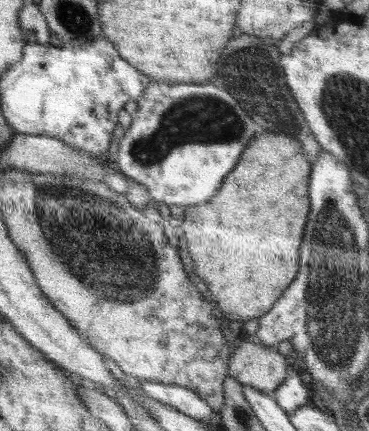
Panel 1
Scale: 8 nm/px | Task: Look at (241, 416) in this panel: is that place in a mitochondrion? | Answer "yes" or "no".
yes

